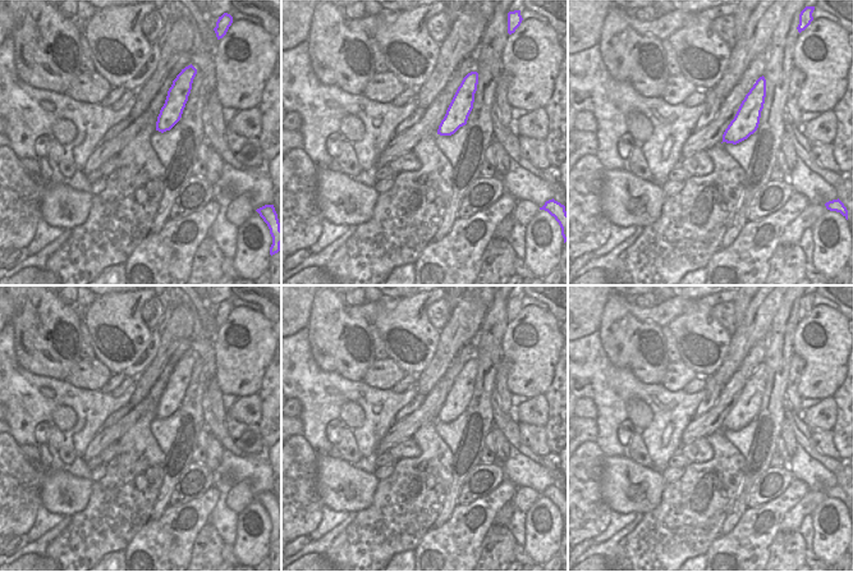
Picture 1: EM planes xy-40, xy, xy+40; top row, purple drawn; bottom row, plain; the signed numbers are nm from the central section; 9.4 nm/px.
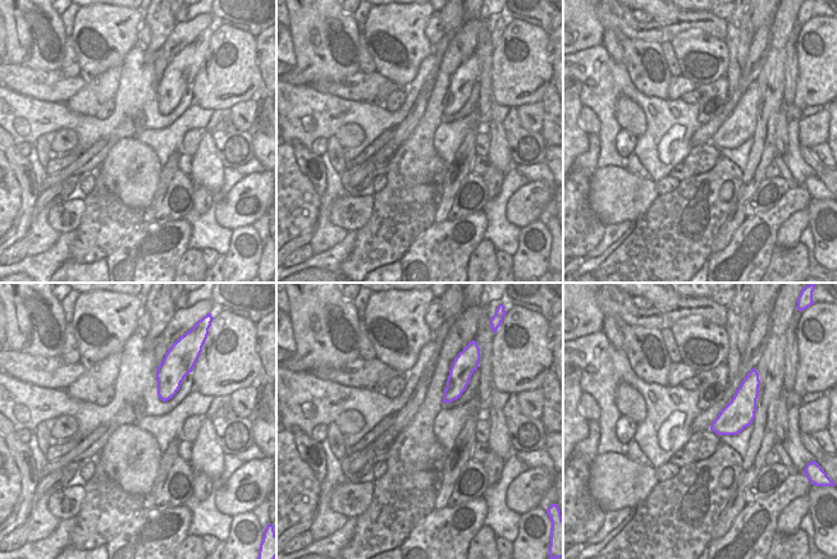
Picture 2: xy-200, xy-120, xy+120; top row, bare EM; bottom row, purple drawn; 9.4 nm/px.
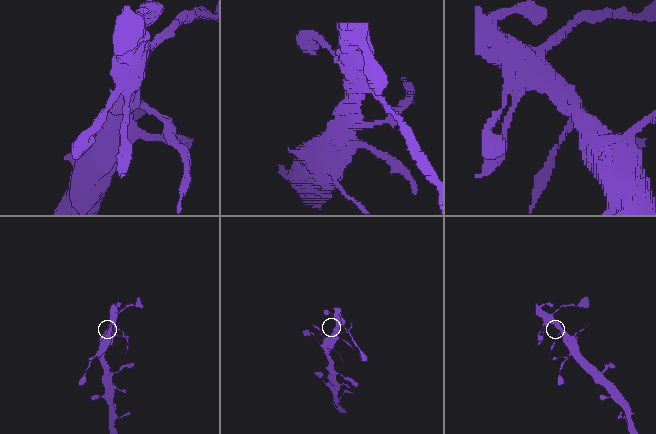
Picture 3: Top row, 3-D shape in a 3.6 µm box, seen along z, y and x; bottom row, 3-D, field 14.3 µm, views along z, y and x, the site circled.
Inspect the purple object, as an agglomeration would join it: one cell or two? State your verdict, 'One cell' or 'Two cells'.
One cell.

